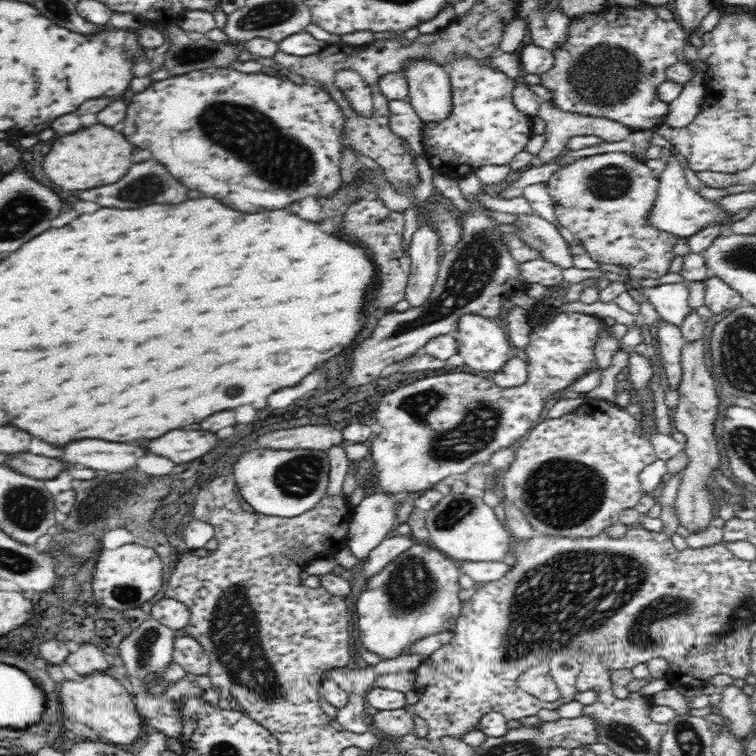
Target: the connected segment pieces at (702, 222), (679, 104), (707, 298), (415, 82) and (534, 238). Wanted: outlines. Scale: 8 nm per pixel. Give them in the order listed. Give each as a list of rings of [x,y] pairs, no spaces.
[[[673,156],[666,161],[666,168],[659,176],[659,187],[657,190],[656,200],[652,205],[651,211],[648,213],[648,225],[656,231],[664,232],[680,240],[692,234],[696,234],[698,230],[706,228],[708,224],[714,224],[714,221],[720,221],[721,224],[730,224],[732,217],[721,212],[715,201],[708,201],[697,193],[684,177],[682,167]]]
[[[694,67],[692,82],[684,85],[680,96],[670,103],[670,112],[664,120],[665,129],[674,130],[690,124],[701,111],[705,91],[705,72]]]
[[[709,276],[703,284],[706,289],[704,290],[704,306],[713,314],[726,313],[728,308],[735,309],[748,304],[736,290],[718,278]]]
[[[416,60],[403,74],[409,86],[408,101],[425,125],[438,124],[452,116],[452,83],[447,67]]]
[[[536,212],[524,215],[517,213],[514,220],[509,224],[514,227],[512,235],[536,253],[536,259],[556,264],[563,269],[572,267],[571,250],[557,225],[538,216]]]

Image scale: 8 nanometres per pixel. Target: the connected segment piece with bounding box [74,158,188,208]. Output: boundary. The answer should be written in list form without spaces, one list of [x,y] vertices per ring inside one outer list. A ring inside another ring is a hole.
[[[152,158],[146,162],[132,165],[126,176],[122,176],[118,182],[114,184],[106,184],[106,186],[98,186],[98,188],[88,188],[88,190],[80,190],[74,192],[78,196],[78,200],[90,200],[96,202],[102,208],[140,208],[140,206],[148,206],[148,204],[180,204],[186,200],[186,186],[182,186],[180,182],[176,182],[162,164],[158,164],[156,159]]]

